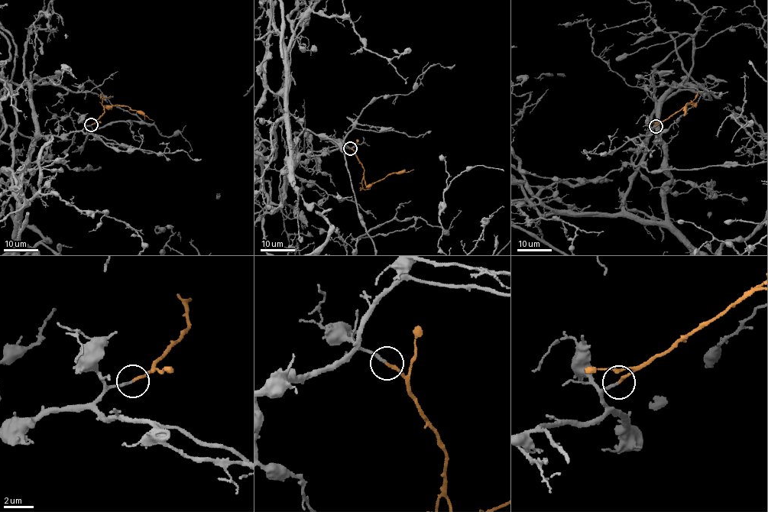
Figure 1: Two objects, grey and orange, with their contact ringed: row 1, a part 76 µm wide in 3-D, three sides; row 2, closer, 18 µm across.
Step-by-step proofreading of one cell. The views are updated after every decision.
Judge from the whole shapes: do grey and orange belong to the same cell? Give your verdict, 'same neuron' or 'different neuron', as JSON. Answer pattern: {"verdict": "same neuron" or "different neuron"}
{"verdict": "same neuron"}

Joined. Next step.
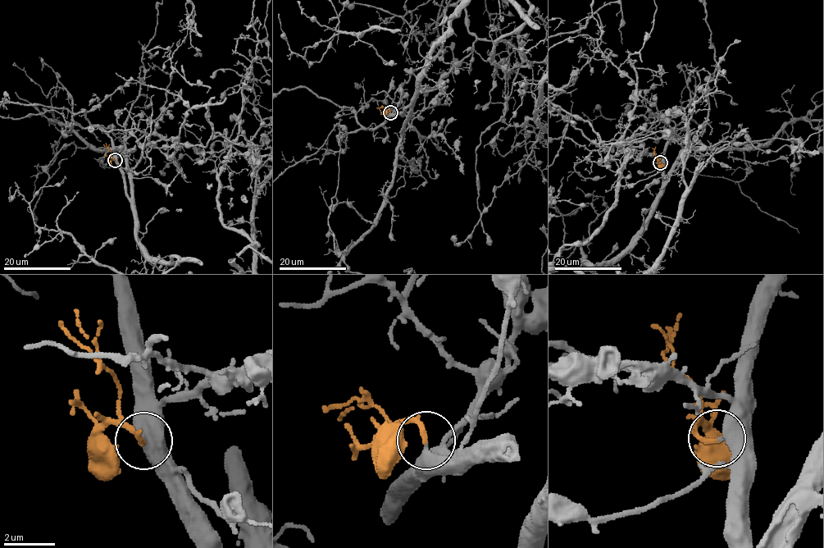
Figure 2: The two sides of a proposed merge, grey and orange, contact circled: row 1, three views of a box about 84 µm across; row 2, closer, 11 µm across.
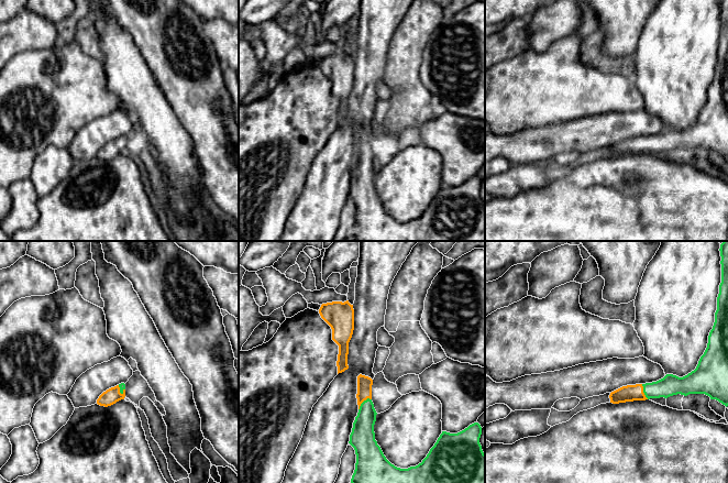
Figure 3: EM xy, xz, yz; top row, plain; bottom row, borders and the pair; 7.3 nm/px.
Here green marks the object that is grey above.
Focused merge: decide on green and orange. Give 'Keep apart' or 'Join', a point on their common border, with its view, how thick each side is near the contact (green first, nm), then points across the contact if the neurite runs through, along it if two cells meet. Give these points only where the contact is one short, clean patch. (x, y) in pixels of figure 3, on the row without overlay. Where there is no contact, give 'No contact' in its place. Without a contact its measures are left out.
Join. Touches green at xz (363, 155). Thickness 170 nm (green) against 110 nm. Path across: xz (362, 189), (363, 155), (364, 136)

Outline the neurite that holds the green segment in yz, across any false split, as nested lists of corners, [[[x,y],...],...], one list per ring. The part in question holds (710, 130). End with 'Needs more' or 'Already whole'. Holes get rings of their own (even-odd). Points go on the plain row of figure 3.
[[[720,0],[719,4],[721,36],[715,76],[696,122],[683,131],[666,128],[657,135],[622,140],[610,146],[610,156],[668,152],[677,147],[705,147],[728,160],[728,0]]]. Needs more

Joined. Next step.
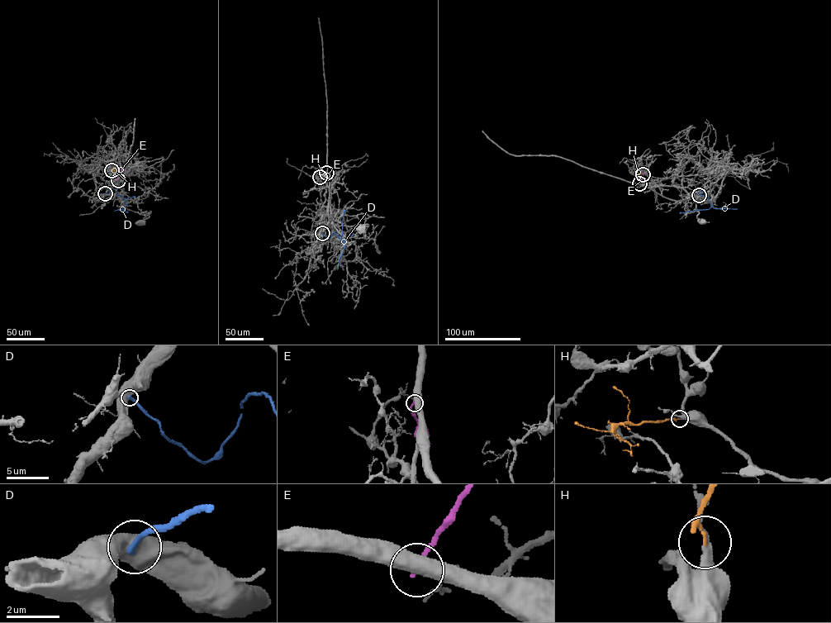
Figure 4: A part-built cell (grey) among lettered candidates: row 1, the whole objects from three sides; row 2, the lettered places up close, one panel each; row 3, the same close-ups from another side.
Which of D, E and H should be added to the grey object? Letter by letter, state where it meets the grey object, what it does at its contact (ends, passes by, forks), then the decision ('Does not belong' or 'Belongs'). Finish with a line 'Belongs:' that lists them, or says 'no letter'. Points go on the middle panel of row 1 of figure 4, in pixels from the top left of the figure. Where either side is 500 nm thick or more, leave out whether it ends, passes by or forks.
D: Touches grey at (322, 233). Does not belong
E: Touches grey at (326, 173). Does not belong
H: Touches grey at (320, 177). It ends there. Does not belong
Belongs: no letter

